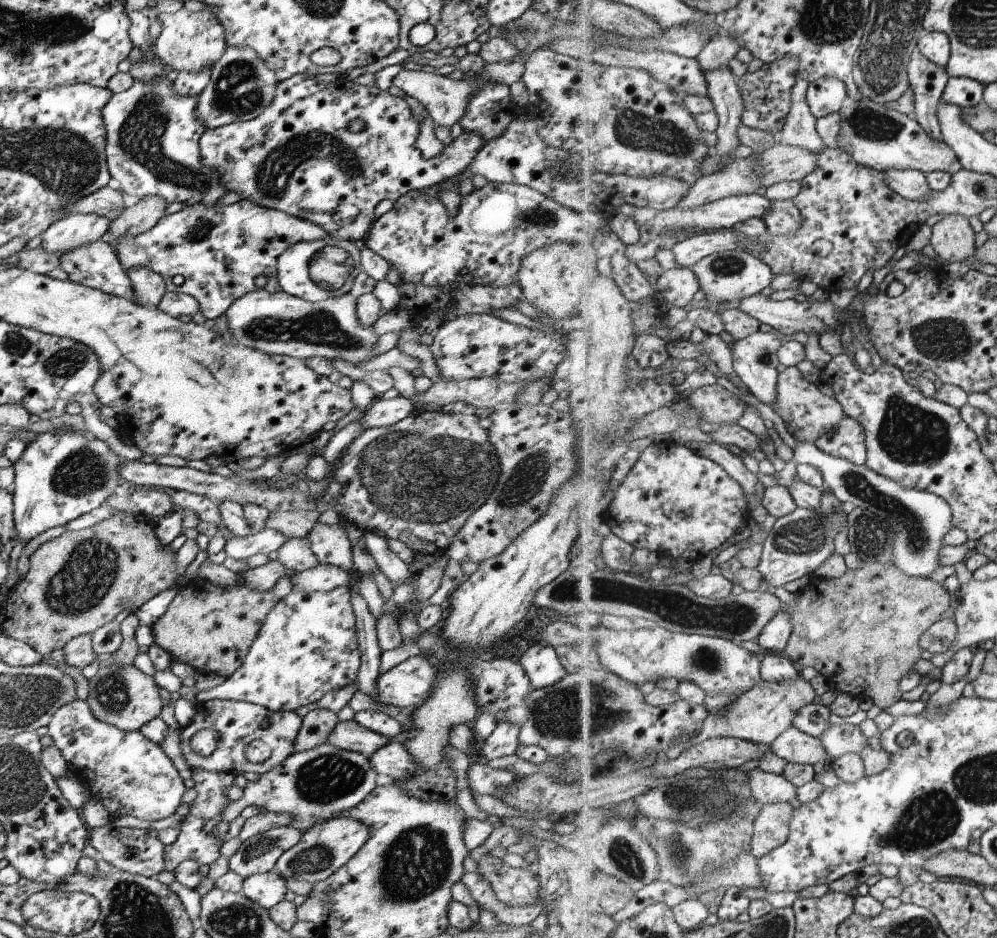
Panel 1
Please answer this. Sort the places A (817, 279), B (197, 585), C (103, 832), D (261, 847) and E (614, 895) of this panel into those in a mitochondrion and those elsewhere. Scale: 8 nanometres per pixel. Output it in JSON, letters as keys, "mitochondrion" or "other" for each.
{"A":"other","B":"other","C":"other","D":"mitochondrion","E":"mitochondrion"}

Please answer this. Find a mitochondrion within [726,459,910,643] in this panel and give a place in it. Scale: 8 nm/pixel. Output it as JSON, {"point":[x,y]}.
{"point":[809,535]}

